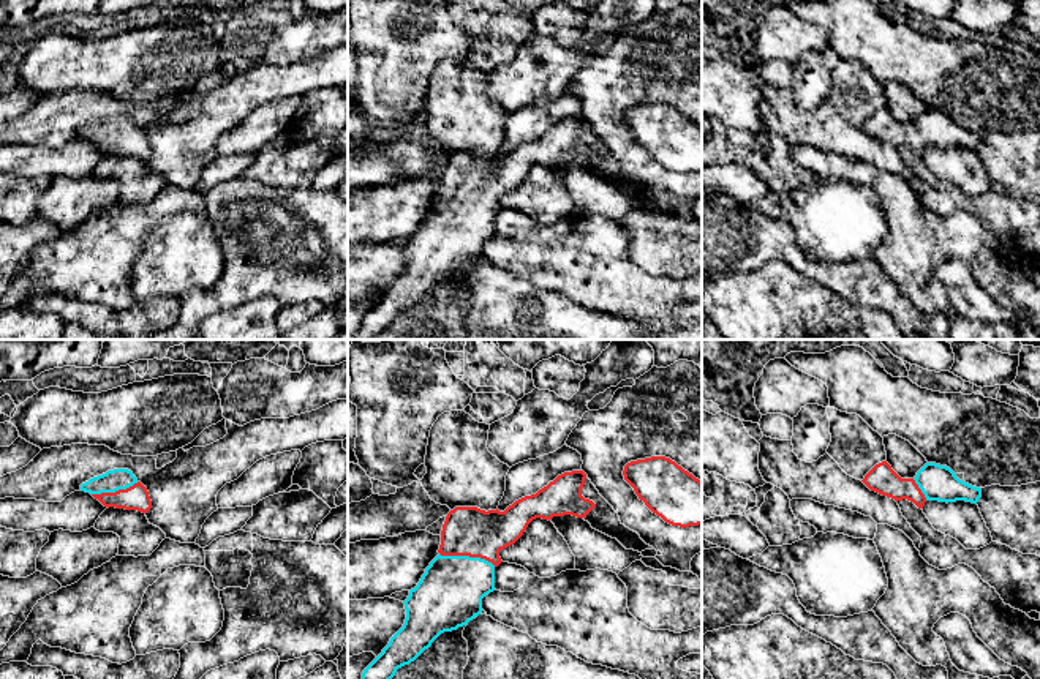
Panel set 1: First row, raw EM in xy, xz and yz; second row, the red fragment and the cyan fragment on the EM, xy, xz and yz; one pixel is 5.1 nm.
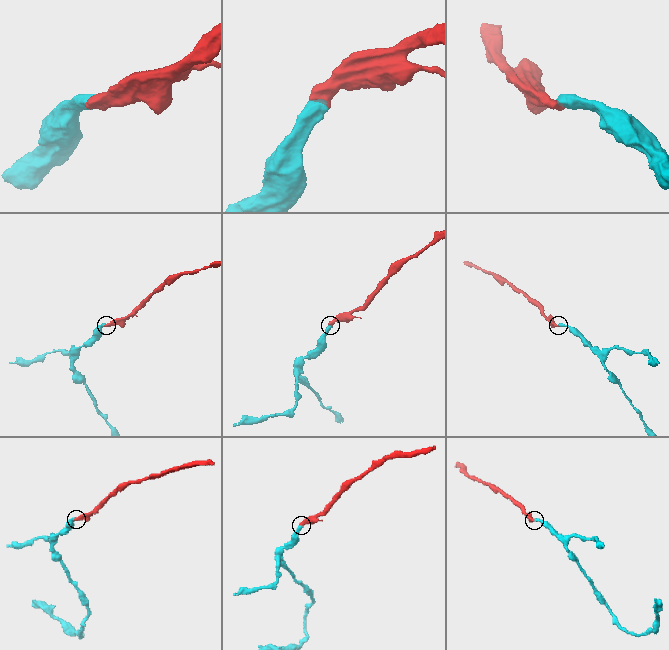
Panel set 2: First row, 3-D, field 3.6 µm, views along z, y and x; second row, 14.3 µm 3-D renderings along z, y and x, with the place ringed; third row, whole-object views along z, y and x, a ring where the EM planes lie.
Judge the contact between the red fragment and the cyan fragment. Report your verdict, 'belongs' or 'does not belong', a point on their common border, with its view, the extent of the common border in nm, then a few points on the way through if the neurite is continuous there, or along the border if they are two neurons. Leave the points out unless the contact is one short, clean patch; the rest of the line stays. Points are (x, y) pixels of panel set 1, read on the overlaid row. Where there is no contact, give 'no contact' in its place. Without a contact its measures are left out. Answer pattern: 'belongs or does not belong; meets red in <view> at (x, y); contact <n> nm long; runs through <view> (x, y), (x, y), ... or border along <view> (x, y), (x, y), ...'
belongs; meets red in xz at (468, 555); contact 300 nm long; runs through xz (468, 531), (468, 555), (465, 569), (449, 594)

